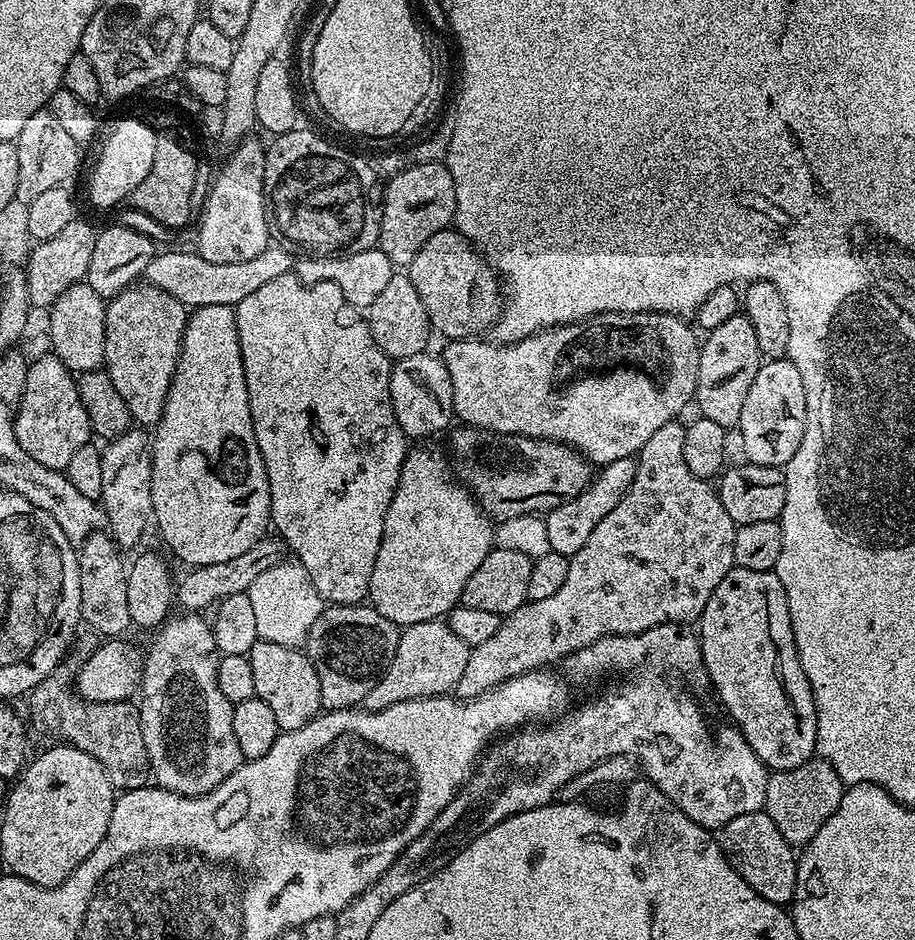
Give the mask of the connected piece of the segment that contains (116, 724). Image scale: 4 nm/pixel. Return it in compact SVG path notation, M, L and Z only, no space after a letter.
M91 630L77 631L72 647L68 649L63 660L56 669L38 686L32 689L28 700L27 715L44 732L57 736L57 741L90 754L90 758L98 758L102 762L102 770L110 778L113 788L127 790L143 788L149 783L150 769L148 766L148 751L142 738L142 722L140 709L135 703L95 704L80 697L74 685L76 676L82 670L86 658L94 654L101 644L101 637Z

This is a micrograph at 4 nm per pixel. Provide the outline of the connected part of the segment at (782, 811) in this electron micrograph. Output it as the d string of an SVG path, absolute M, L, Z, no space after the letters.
M813 758L802 762L802 766L794 766L794 770L782 770L769 775L763 811L770 822L778 826L778 831L788 844L803 846L812 841L814 834L818 834L822 822L826 822L826 818L838 810L845 787L828 760Z

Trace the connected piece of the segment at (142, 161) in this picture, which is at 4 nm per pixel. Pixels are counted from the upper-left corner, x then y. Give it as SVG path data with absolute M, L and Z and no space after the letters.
M120 120L108 132L100 153L96 156L96 165L92 168L92 177L88 180L88 200L96 208L112 208L123 205L134 186L142 183L142 178L154 163L154 142L157 129L151 128L144 120Z

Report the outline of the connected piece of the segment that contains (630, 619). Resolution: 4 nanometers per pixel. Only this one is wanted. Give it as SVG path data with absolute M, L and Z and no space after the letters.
M674 419L666 426L661 426L650 437L650 442L646 442L646 446L642 446L642 450L635 457L636 473L626 498L622 498L622 502L618 502L618 506L614 506L614 510L610 510L610 514L606 514L606 518L602 518L602 522L598 522L594 534L590 534L590 538L586 538L586 546L582 546L582 550L578 550L571 556L566 570L566 579L562 582L560 589L551 598L529 600L527 604L518 606L518 610L514 610L509 616L501 619L497 632L488 641L482 642L478 647L472 649L470 662L466 662L466 671L454 689L457 697L481 696L494 686L515 676L556 666L552 664L558 663L559 660L560 663L567 661L569 656L590 646L603 636L629 636L663 624L688 626L699 621L702 610L706 610L706 602L710 602L710 594L714 594L714 586L718 586L718 582L722 582L722 578L726 578L726 574L734 566L734 534L738 525L730 518L730 514L726 514L726 506L722 506L719 491L709 481L699 480L694 474L690 474L690 466L686 466L686 462L682 458L682 446L686 443L686 427L680 423L679 419Z

